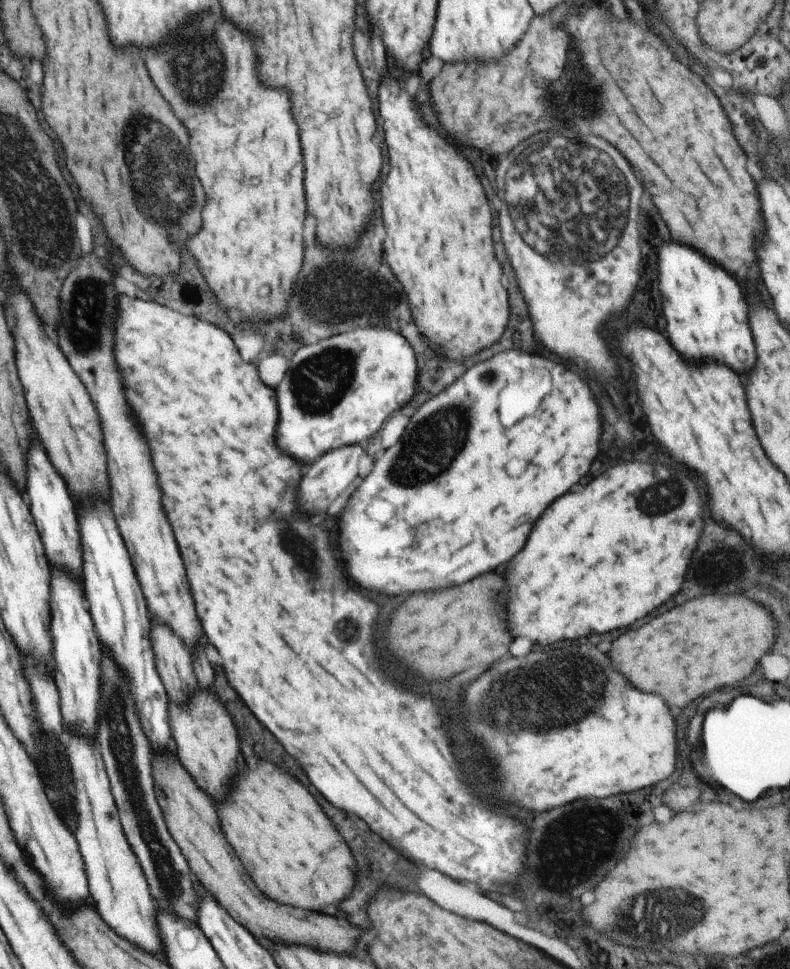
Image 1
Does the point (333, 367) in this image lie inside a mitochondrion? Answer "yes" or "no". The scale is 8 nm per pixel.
yes

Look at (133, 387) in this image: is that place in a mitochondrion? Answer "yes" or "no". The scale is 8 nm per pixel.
no

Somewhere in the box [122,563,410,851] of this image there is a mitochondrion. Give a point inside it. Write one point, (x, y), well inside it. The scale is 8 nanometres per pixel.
(346, 629)

